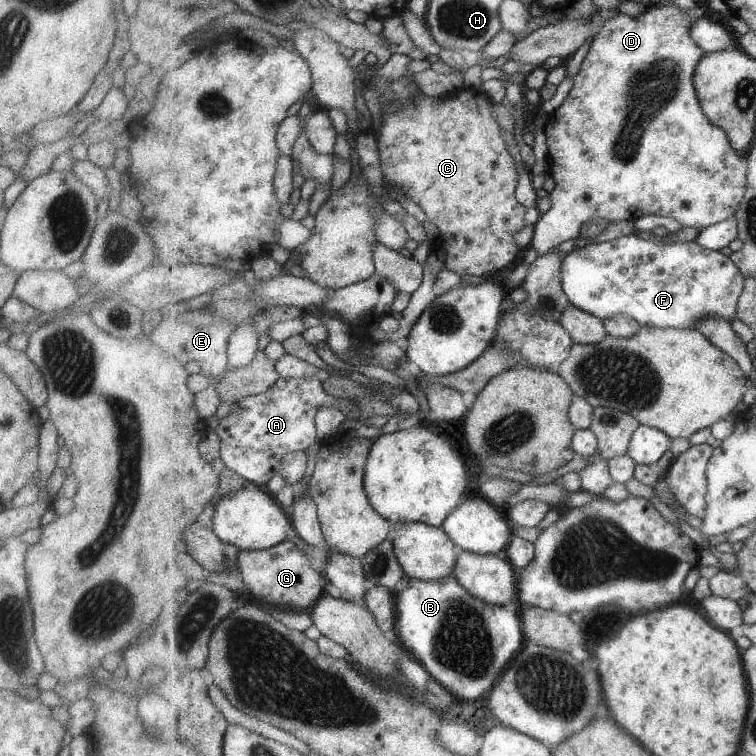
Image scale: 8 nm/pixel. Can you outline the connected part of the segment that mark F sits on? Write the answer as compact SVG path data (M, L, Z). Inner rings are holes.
M632 232L630 235L602 243L592 243L571 251L565 257L565 260L563 260L562 285L573 305L581 308L581 310L591 312L591 314L598 316L602 320L605 320L605 318L613 318L613 316L617 316L617 314L627 314L627 316L635 318L635 320L641 324L642 328L645 328L645 326L647 326L647 328L667 328L667 326L671 326L671 328L681 328L681 330L693 330L697 329L697 324L699 324L703 318L707 318L707 316L717 316L717 318L725 318L725 320L729 321L738 318L737 310L739 300L746 288L746 278L743 271L739 270L739 267L729 256L725 256L725 254L722 254L720 251L703 248L703 246L697 244L696 240L673 244L657 244L657 242L643 240L641 236L637 236L637 234Z

